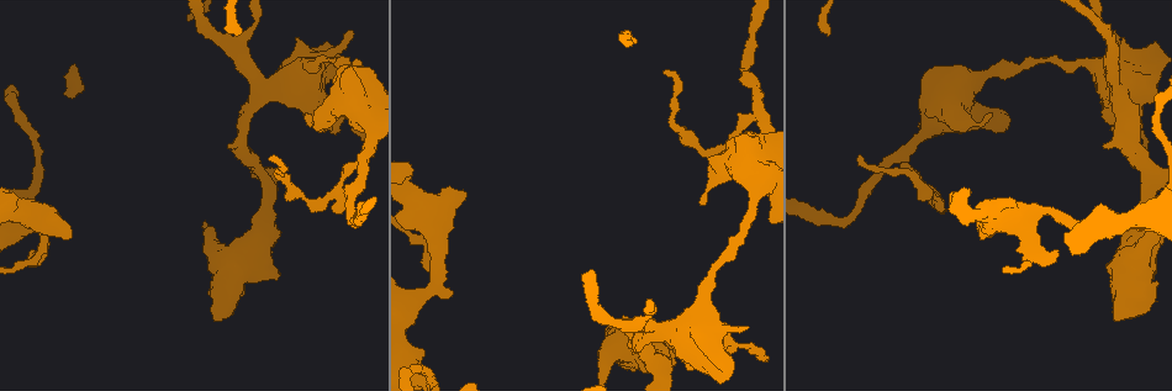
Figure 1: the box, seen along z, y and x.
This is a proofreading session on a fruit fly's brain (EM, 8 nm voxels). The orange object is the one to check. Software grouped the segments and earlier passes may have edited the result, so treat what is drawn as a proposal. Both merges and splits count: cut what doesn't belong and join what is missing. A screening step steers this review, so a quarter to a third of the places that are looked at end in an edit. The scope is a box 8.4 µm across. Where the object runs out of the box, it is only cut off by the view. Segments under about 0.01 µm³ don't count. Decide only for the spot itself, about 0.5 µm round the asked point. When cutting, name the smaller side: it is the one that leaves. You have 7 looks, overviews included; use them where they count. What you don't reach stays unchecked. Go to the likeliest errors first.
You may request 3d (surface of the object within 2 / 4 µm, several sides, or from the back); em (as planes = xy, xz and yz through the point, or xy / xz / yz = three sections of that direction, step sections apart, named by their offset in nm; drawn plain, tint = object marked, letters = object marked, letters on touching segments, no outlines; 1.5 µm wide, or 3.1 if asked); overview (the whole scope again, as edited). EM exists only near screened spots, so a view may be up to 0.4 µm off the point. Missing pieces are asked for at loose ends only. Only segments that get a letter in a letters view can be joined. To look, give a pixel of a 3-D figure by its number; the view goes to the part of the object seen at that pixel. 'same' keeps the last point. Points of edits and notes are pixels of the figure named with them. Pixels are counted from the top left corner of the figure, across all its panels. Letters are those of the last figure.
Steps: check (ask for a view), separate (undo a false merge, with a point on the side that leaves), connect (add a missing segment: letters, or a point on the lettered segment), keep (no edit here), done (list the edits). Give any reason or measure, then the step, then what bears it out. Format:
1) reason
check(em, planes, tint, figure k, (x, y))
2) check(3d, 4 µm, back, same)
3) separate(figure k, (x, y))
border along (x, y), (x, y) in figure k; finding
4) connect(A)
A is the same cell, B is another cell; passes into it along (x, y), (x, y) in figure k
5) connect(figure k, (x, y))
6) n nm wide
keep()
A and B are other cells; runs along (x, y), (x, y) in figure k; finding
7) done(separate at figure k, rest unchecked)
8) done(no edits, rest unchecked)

free end
check(3d, 2 µm, figure 1, (990, 115))

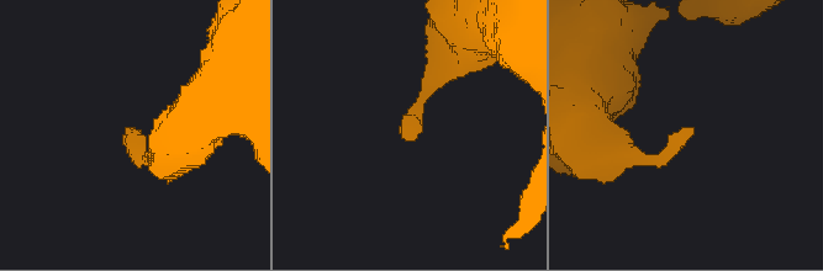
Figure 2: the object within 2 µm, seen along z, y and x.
check(em, planes, letters, figure 2, (405, 138))

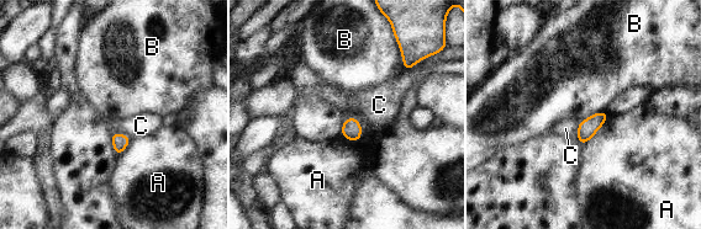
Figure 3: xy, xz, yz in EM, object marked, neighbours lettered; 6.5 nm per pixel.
keep()
A, B and C are other cells; no lettered segment goes on from it

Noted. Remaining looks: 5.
abrupt turn
check(em, yz, step 4, tint, figure 1, (700, 152))

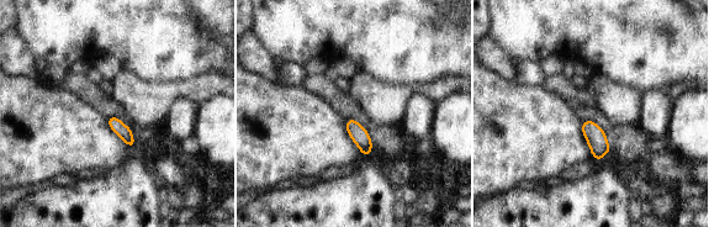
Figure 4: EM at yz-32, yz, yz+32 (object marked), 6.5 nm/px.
check(em, planes, letters, same)

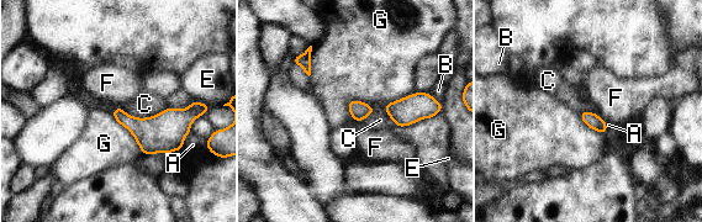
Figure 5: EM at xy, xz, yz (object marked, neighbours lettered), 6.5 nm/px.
100 nm wide
keep()
A, B, C, E, F and G are other cells; border along (353, 120), (362, 122) in figure 5; one neuron here

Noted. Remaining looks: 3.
narrows sharply
check(3d, 2 µm, figure 1, (271, 206))

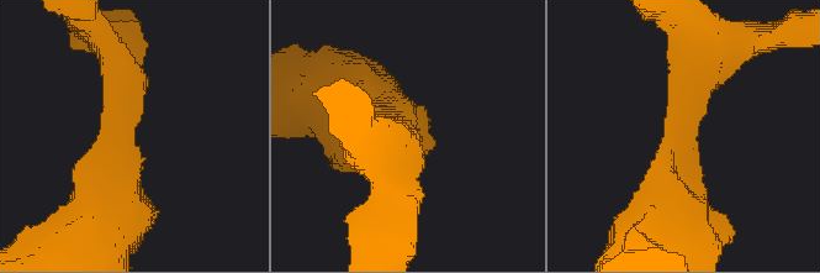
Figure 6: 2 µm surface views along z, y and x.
arms of 240, 550 nm
check(em, planes, letters, figure 6, (122, 138))

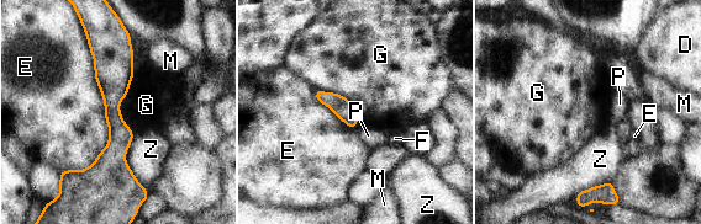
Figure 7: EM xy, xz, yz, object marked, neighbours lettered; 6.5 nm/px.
keep()
D, E, F, G, M, P and Z are other cells; border along (83, 31), (107, 143), (59, 172) in figure 7; continuous, no second neuron

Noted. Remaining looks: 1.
done(no edits, rest unchecked)

